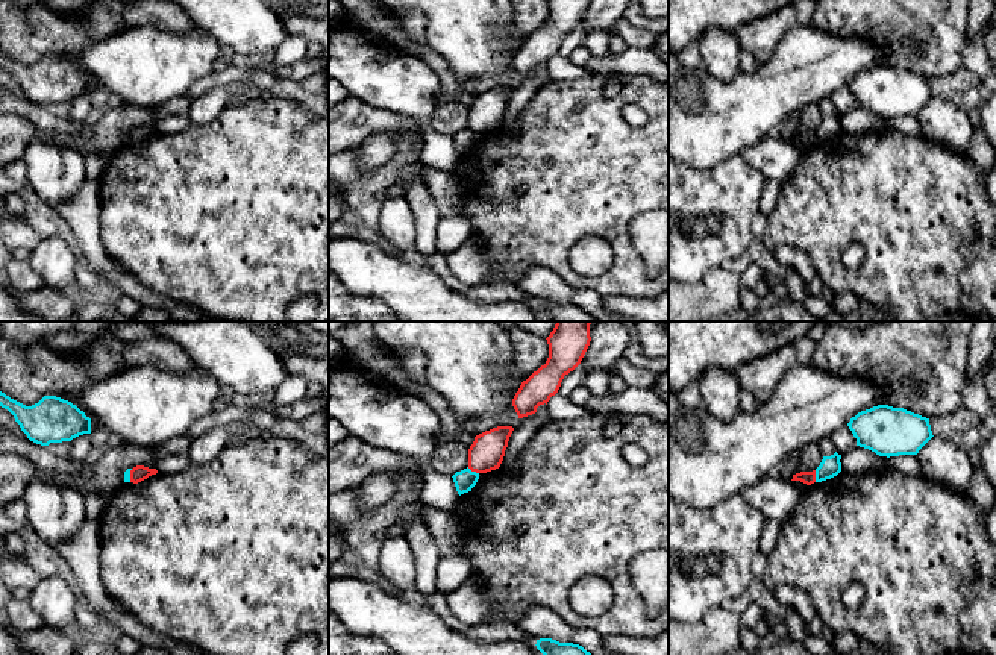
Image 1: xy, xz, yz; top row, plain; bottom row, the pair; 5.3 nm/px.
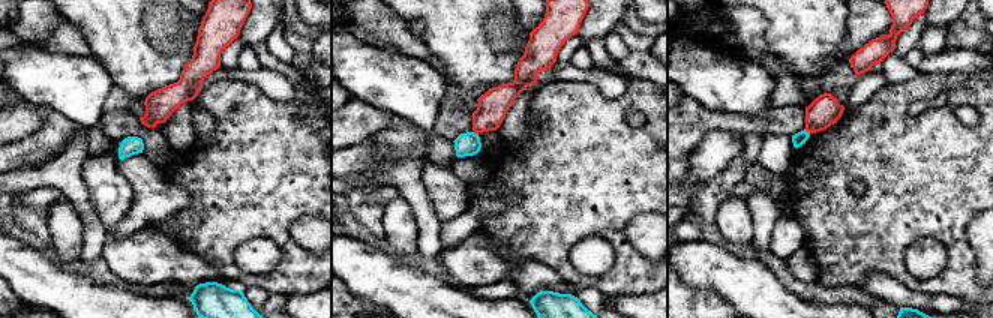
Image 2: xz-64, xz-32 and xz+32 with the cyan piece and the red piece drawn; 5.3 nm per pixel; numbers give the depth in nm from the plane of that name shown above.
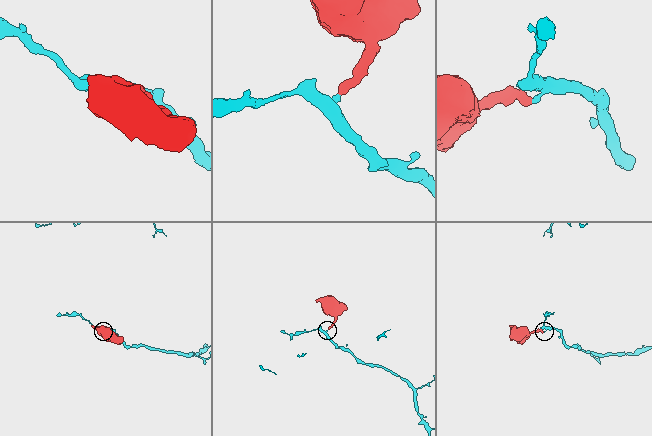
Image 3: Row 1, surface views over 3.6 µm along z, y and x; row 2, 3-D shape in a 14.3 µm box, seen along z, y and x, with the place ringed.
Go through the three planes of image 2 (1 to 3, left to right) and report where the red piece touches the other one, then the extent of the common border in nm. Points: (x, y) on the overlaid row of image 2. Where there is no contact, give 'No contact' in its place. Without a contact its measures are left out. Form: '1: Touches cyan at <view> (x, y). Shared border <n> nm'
1: No contact
2: Touches cyan at xz-32 (476, 134). Shared border 30 nm
3: Touches cyan at xz+32 (807, 132). Shared border 40 nm

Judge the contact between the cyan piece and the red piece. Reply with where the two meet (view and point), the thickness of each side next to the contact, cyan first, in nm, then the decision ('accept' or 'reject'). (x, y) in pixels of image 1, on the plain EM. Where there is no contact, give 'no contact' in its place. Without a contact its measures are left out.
yz (816, 137) | 110/70 nm | reject

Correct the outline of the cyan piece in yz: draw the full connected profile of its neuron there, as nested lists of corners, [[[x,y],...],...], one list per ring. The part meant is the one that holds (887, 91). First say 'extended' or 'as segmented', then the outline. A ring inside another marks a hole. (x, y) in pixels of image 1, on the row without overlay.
as segmented | [[[888,65],[858,73],[847,83],[857,106],[879,117],[917,115],[934,97],[929,79]]]

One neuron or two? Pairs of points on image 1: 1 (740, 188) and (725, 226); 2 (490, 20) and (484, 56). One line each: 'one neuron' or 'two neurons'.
1: one neuron
2: one neuron

